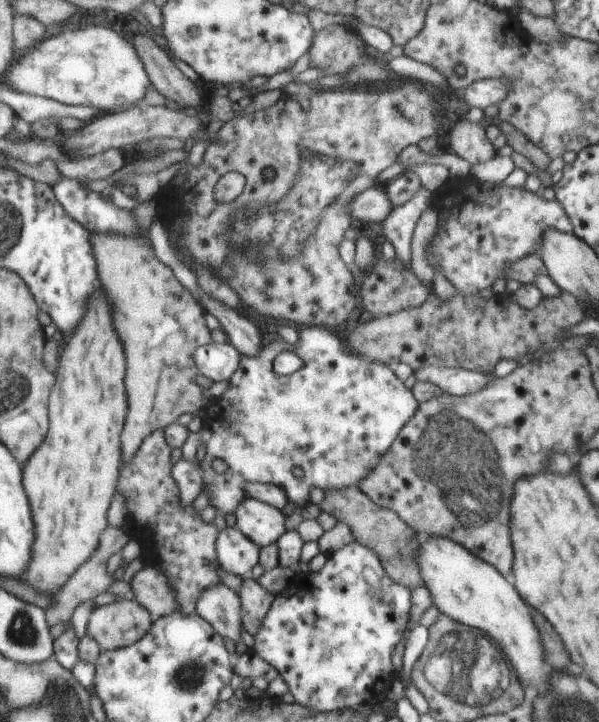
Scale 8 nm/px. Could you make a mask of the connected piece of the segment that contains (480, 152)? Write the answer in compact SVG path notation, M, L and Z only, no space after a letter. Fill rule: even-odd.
M459 118L449 132L449 146L470 166L492 160L497 153L487 141L485 125L469 123L464 118Z

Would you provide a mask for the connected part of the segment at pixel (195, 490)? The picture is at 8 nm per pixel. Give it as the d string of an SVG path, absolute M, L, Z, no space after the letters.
M182 457L172 469L172 476L180 489L180 506L191 507L191 504L199 498L199 494L202 494L200 465L190 464Z

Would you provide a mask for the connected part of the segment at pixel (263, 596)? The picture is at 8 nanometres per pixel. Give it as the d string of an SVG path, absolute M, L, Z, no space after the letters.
M250 577L241 579L241 588L239 588L241 621L244 630L253 636L260 628L261 620L264 619L275 596L263 588L257 580L254 581Z

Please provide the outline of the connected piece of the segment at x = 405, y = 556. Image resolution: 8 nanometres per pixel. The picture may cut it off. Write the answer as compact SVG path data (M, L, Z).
M357 486L343 488L339 491L325 491L323 501L318 507L321 511L333 516L339 523L344 523L354 541L375 552L381 563L387 564L387 573L391 574L396 582L409 589L424 587L415 564L420 546L416 534L392 511L376 506L358 490Z

